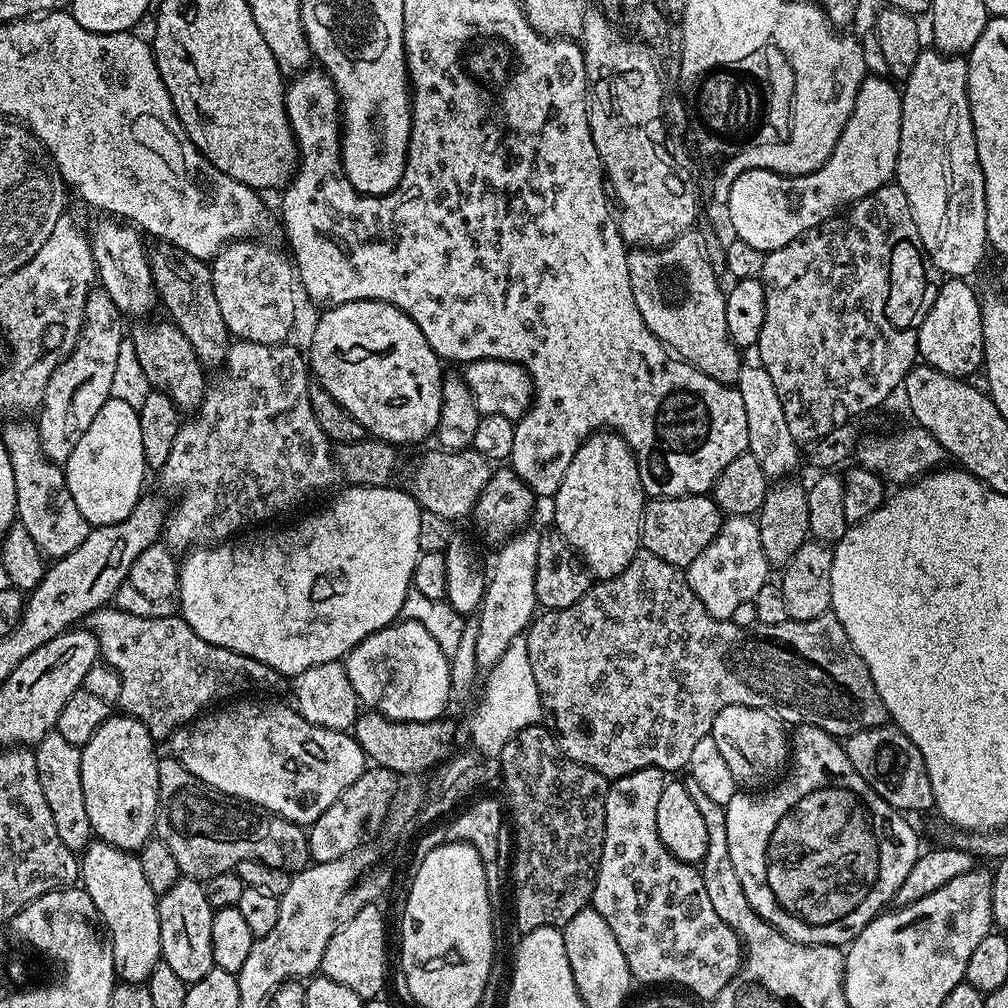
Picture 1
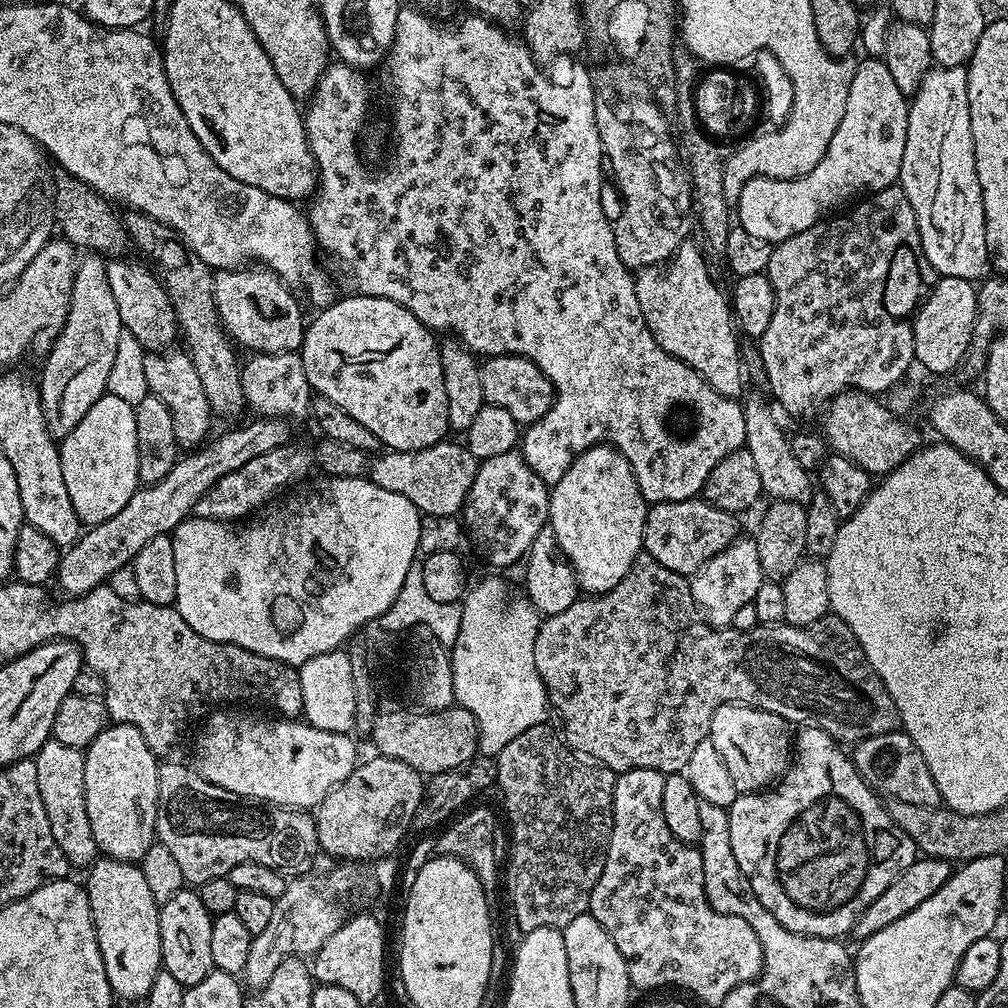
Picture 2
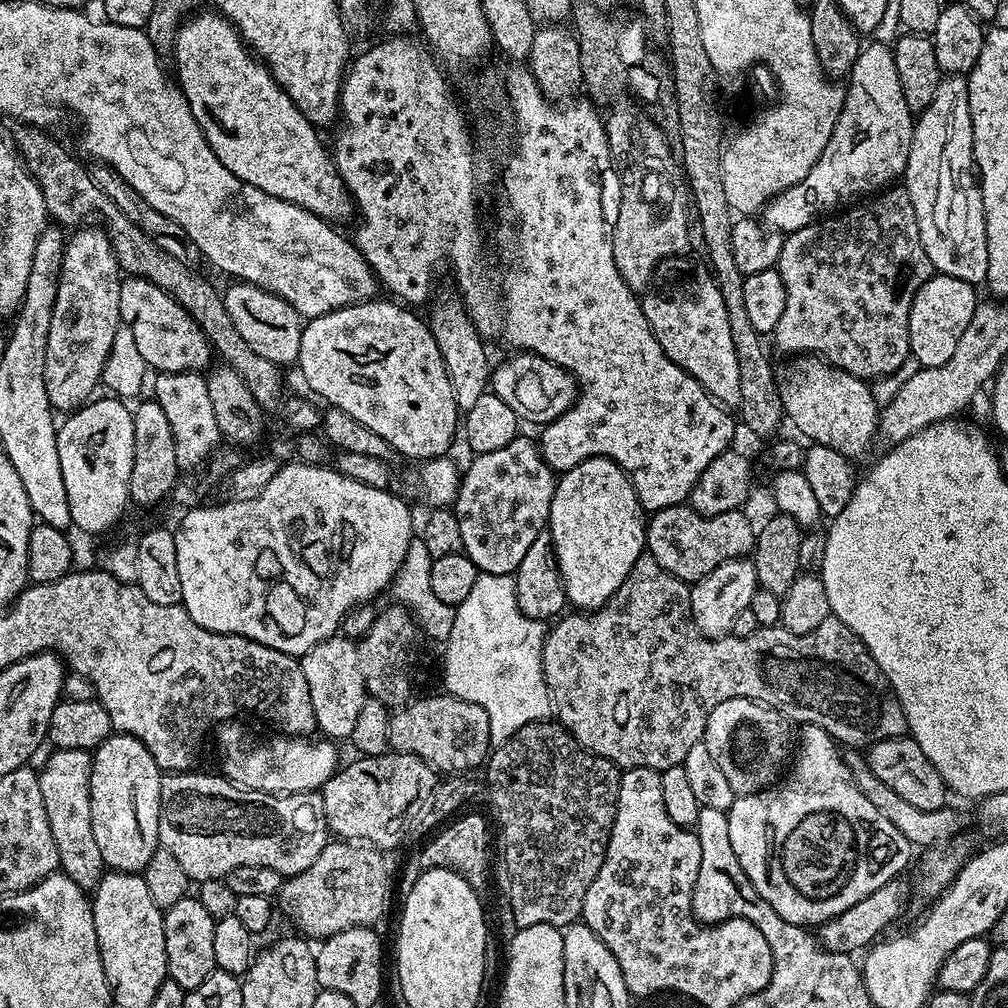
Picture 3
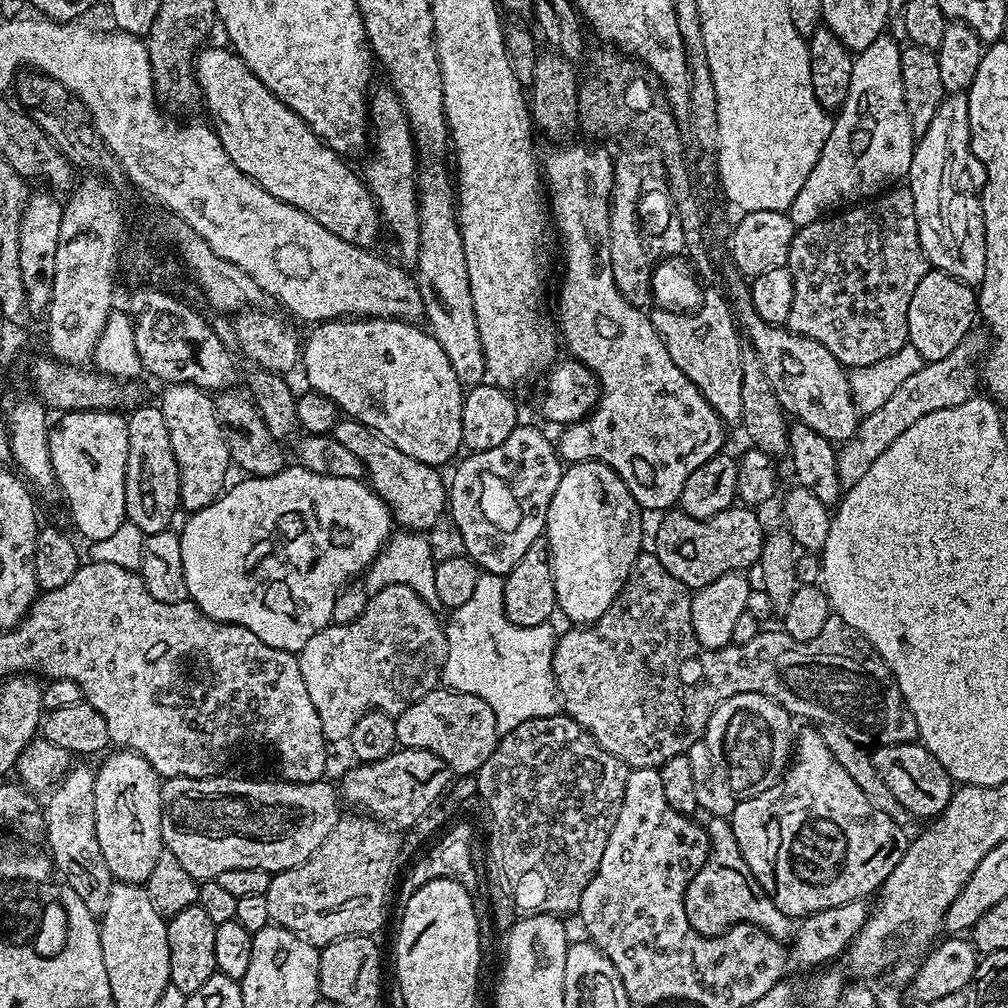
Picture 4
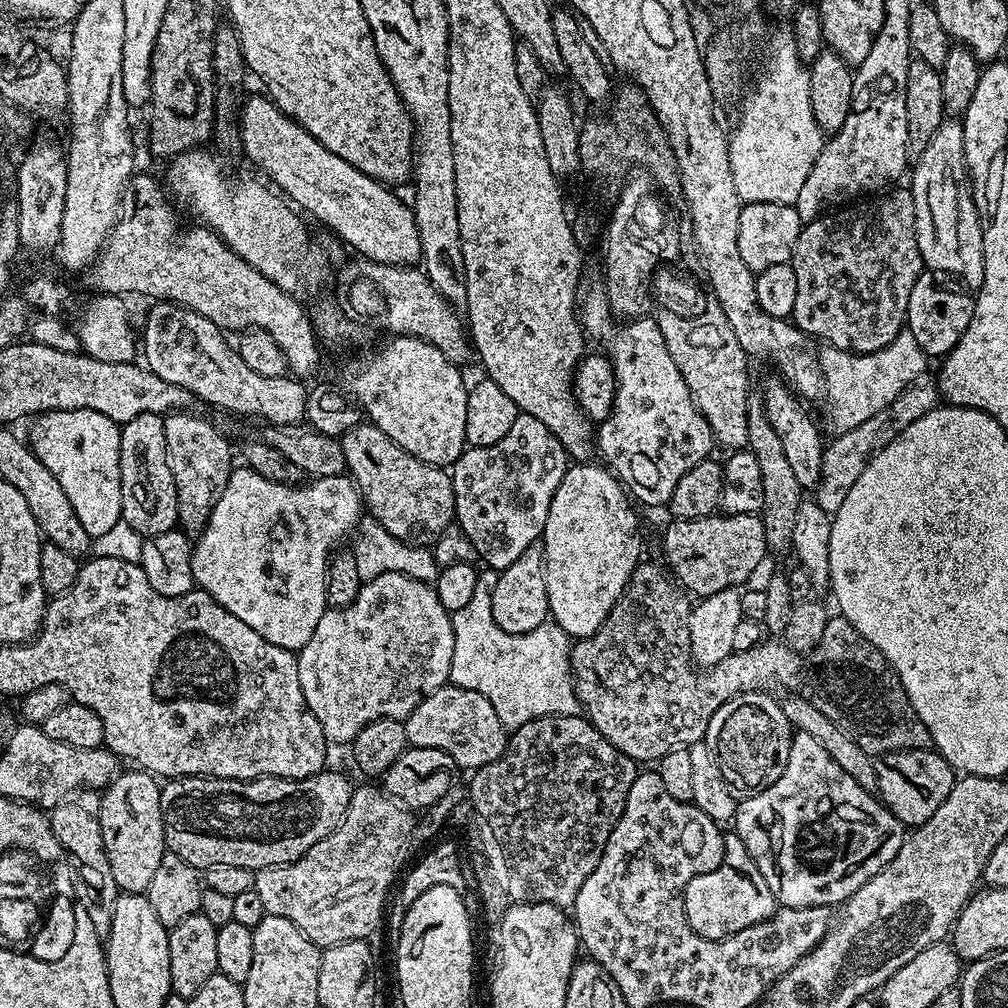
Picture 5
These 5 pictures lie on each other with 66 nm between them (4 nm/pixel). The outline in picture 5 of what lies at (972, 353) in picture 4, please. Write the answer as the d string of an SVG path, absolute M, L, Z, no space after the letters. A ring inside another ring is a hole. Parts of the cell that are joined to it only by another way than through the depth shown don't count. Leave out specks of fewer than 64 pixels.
M925 374L918 377L911 386L902 390L902 394L898 394L898 398L894 398L894 402L890 402L890 406L886 406L886 410L878 410L878 414L866 418L862 426L854 426L854 430L833 435L833 440L829 439L825 443L822 474L814 489L814 499L818 506L822 506L822 510L835 514L838 506L842 506L842 501L846 499L846 494L850 494L850 486L854 486L854 482L858 482L862 475L862 470L866 470L868 461L883 448L890 446L890 442L894 442L894 438L898 438L898 434L902 434L902 430L906 430L910 422L918 422L918 418L937 407L938 384L930 376Z

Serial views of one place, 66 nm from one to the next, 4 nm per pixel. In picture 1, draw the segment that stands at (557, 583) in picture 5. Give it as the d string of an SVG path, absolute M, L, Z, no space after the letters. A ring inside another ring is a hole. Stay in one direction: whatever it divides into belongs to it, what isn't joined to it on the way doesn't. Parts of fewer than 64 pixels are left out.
M597 430L588 437L587 442L578 450L578 454L574 454L574 462L570 462L570 466L566 469L566 474L556 491L554 503L556 503L555 531L563 536L564 541L583 560L584 567L597 581L609 580L622 574L622 570L630 566L634 554L641 551L640 526L644 523L646 503L644 487L630 446L616 432Z

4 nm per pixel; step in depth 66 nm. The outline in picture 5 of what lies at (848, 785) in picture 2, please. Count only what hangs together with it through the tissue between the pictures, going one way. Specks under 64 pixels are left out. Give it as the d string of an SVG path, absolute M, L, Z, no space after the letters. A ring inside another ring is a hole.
M796 732L792 737L790 758L786 770L769 788L745 795L739 801L734 831L742 838L750 858L758 866L766 886L786 907L840 906L878 870L882 870L898 854L906 835L905 825L892 817L892 813L873 793L862 790L810 734Z

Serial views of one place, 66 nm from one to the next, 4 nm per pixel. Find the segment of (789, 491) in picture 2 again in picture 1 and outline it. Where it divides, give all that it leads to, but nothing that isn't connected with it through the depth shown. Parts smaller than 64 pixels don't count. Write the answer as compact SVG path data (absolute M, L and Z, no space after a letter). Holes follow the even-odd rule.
M741 363L740 373L734 385L742 394L742 403L746 405L746 428L748 430L748 451L758 458L762 470L769 481L779 482L791 477L792 471L802 464L802 448L797 444L794 434L790 434L790 426L786 422L784 404L778 398L778 390L774 390L774 381L766 369L759 363Z

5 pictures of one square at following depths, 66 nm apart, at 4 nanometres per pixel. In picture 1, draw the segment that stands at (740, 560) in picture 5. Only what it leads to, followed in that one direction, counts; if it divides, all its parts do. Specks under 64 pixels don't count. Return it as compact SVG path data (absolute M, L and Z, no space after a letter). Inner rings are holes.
M711 495L662 496L649 499L644 505L644 523L640 526L643 551L658 554L658 558L670 562L675 568L687 569L688 564L694 562L694 558L698 558L698 554L702 554L702 550L706 550L706 546L710 546L710 542L714 542L714 538L720 533L721 523L721 510L712 501Z

